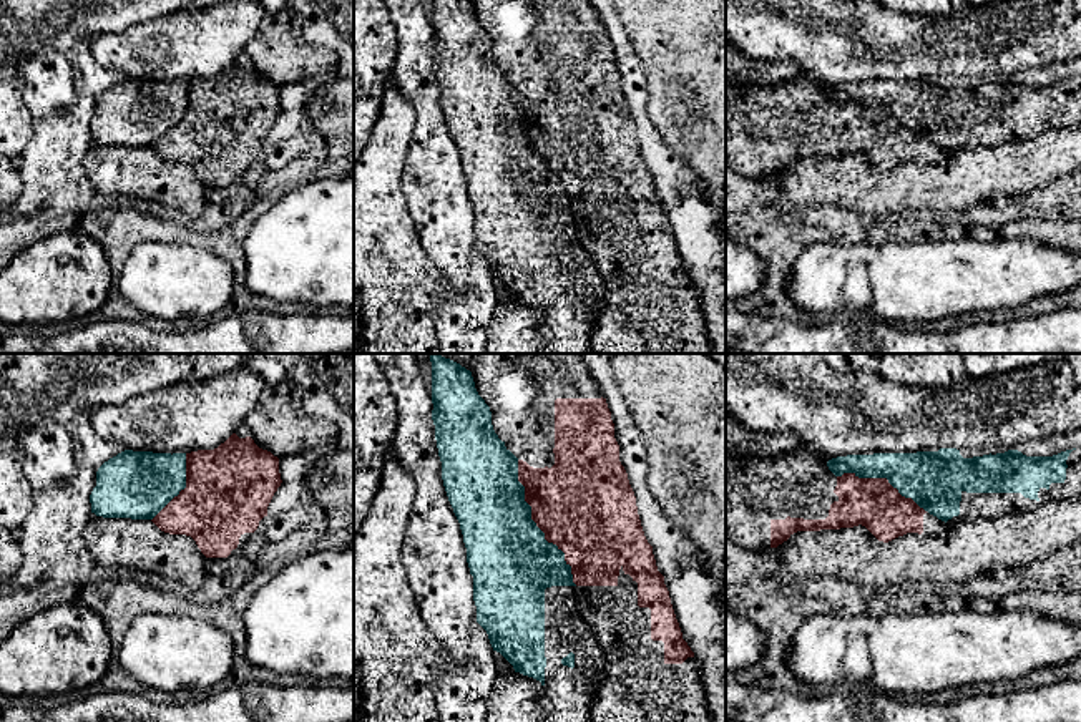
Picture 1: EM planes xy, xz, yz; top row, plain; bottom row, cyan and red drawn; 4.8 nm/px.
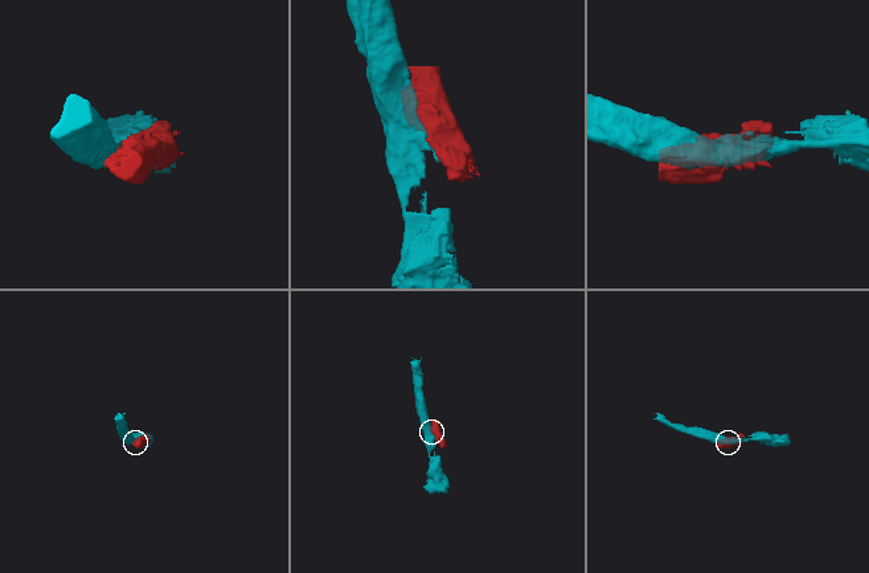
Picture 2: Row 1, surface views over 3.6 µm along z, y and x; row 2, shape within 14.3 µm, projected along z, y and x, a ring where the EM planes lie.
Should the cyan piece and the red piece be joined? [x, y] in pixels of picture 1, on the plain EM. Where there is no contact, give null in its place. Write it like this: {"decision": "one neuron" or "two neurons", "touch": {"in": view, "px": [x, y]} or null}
{"decision": "two neurons", "touch": {"in": "xz", "px": [535, 153]}}

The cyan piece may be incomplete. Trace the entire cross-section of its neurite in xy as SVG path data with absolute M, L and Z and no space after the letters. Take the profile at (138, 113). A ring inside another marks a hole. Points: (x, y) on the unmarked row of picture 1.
M125 78L98 96L91 141L153 148L184 116L186 81Z

